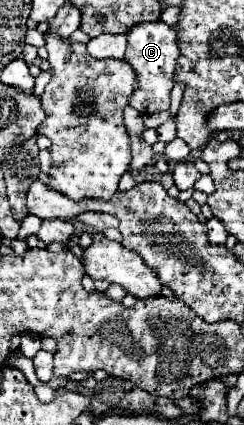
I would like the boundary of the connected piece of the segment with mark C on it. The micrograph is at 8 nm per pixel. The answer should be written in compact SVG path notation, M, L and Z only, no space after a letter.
M154 21L146 25L134 25L130 33L126 33L128 47L124 53L124 61L132 65L138 77L138 89L130 97L130 107L138 109L140 113L156 113L170 107L170 89L172 89L172 75L178 59L178 45L176 45L176 29L166 23Z

